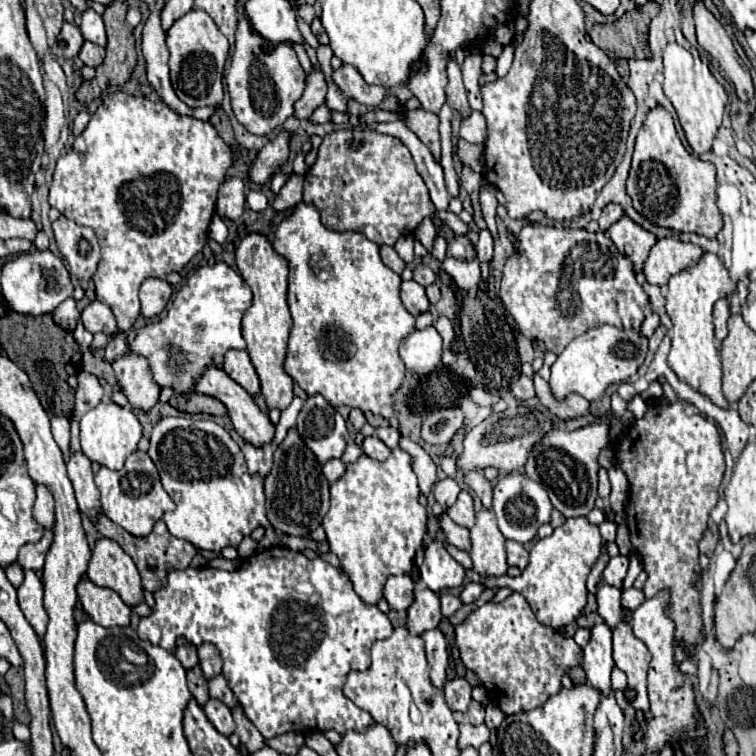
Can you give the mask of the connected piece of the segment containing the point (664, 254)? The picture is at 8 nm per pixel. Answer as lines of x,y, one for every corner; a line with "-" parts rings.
674,236
660,238
652,250
648,260
644,262
644,274
650,284
664,286
668,278
678,274
684,268
694,266
702,256
702,248
690,242
682,242

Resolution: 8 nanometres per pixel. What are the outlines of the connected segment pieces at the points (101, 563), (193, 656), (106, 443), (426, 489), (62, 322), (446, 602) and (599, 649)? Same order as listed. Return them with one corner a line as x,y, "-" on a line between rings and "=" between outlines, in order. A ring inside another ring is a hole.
102,538
96,542
86,576
96,586
114,590
130,608
144,602
144,588
140,584
138,568
114,540
=
190,644
188,646
182,646
182,648
176,650
176,658
188,670
188,668
192,668
192,666
198,664
198,650
196,650
196,646
190,646
=
100,402
96,408
88,410
80,420
80,444
82,452
100,466
110,470
122,470
126,456
136,450
138,440
142,438
142,426
132,410
126,410
114,402
=
400,434
400,448
410,454
410,458
412,458
412,470
418,476
420,492
424,496
428,496
432,490
432,486
434,486
434,482
436,482
436,464
424,452
422,446
418,446
416,442
412,442
410,438
404,438
404,434
=
66,298
54,312
52,312
52,318
54,322
58,322
58,326
62,326
64,330
70,330
74,332
78,320
80,320
80,312
76,308
76,302
74,298
=
442,594
440,596
440,602
442,602
442,614
444,616
450,616
458,608
462,608
462,600
458,596
454,596
454,594
=
596,624
590,628
590,642
584,648
582,668
588,676
588,682
600,690
604,696
612,692
610,688
610,672
614,668
612,650
610,650
612,630
606,624

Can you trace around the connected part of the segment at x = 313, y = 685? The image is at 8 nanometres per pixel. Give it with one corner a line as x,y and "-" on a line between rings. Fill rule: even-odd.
274,546
274,548
256,552
250,558
242,560
242,564
234,572
226,572
226,570
218,570
218,568
210,568
210,566
186,568
186,570
170,570
168,572
168,584
162,590
158,590
154,594
154,598
156,598
156,604
152,608
152,616
150,618
140,618
140,622
136,626
138,636
142,640
148,640
148,642
152,642
156,646
162,646
162,648
166,648
170,652
174,652
174,648
176,648
174,644
176,644
178,638
186,638
192,644
212,642
220,650
220,656
224,660
224,668
222,668
224,678
228,680
234,696
242,704
244,714
248,716
248,720
258,728
258,732
264,738
274,738
274,736
290,732
290,730
306,734
306,730
308,732
324,732
328,728
334,728
336,732
342,734
346,730
364,730
364,728
374,724
374,720
372,720
372,716
368,712
360,710
348,698
344,698
342,686
344,686
346,674
350,670
366,670
368,668
368,664
370,664
370,646
376,640
380,640
380,638
388,638
392,634
392,624
390,624
388,616
378,610
378,606
368,606
368,604
364,604
360,600
360,596
352,588
352,582
350,582
348,574
342,568
334,568
332,564
328,564
322,558
308,560
302,552
292,552
292,550
284,548
284,546

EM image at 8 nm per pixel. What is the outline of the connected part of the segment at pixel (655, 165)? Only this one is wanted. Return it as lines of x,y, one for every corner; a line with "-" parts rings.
662,106
648,112
636,136
626,190
634,208
658,226
676,232
696,232
706,238
714,238
722,228
722,214
716,206
716,168
712,162
686,152
676,134
672,114

